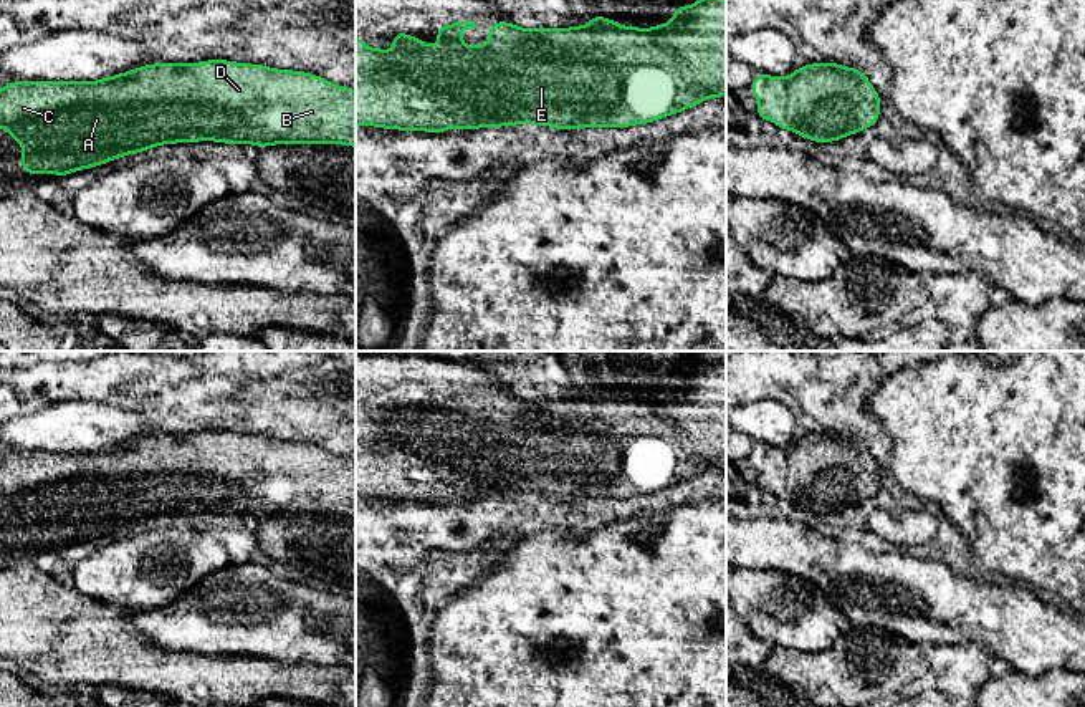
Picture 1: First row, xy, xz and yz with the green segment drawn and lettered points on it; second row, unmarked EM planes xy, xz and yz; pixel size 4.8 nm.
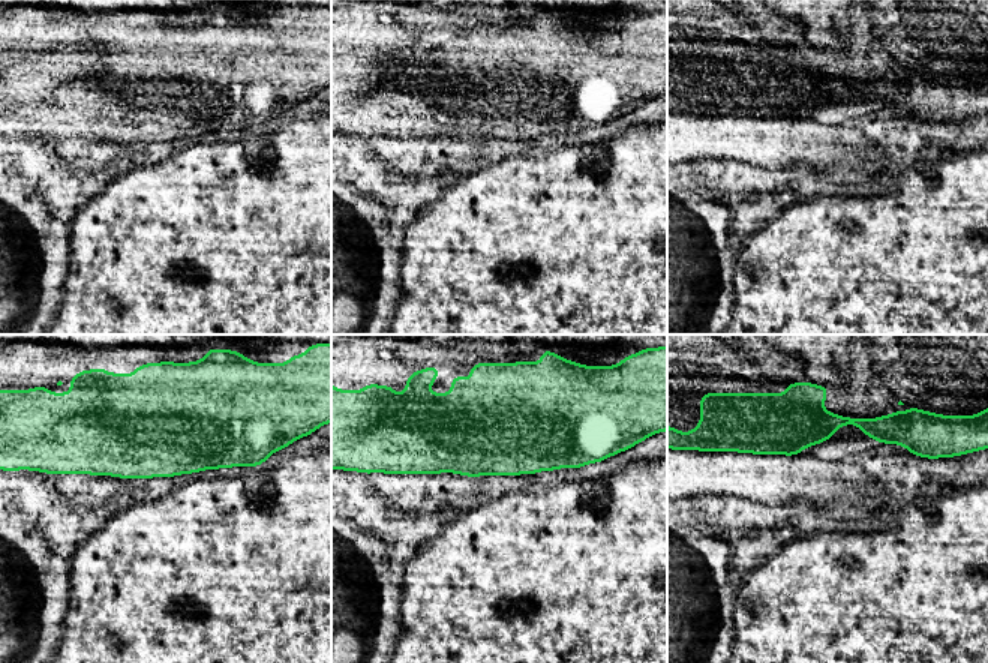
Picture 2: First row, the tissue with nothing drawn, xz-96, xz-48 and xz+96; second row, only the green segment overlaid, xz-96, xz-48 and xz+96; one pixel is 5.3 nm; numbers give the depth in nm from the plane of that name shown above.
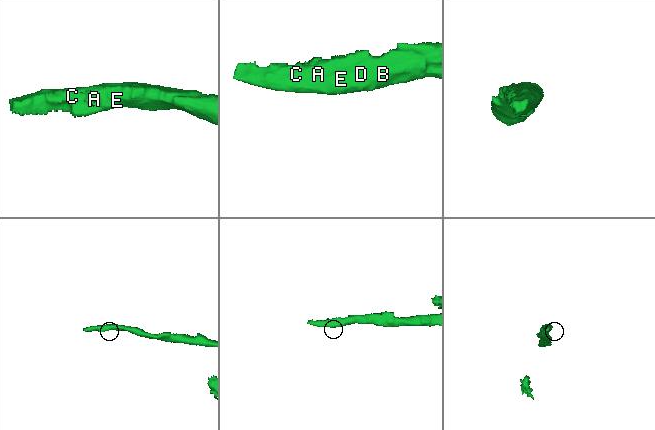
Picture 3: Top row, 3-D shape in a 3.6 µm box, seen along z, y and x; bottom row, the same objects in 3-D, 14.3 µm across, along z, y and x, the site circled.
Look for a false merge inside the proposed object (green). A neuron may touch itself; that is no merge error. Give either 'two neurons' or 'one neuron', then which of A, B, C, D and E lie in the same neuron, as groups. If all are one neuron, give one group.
one neuron; A B C D E

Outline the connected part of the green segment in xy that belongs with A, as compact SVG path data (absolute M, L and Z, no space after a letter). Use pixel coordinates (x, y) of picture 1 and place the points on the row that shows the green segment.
M230 60L151 63L96 81L12 81L0 88L0 127L22 142L23 174L60 177L179 142L356 147L356 89L314 73Z

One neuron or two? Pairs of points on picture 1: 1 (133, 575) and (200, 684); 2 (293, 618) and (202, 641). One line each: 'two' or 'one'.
1: two
2: one

